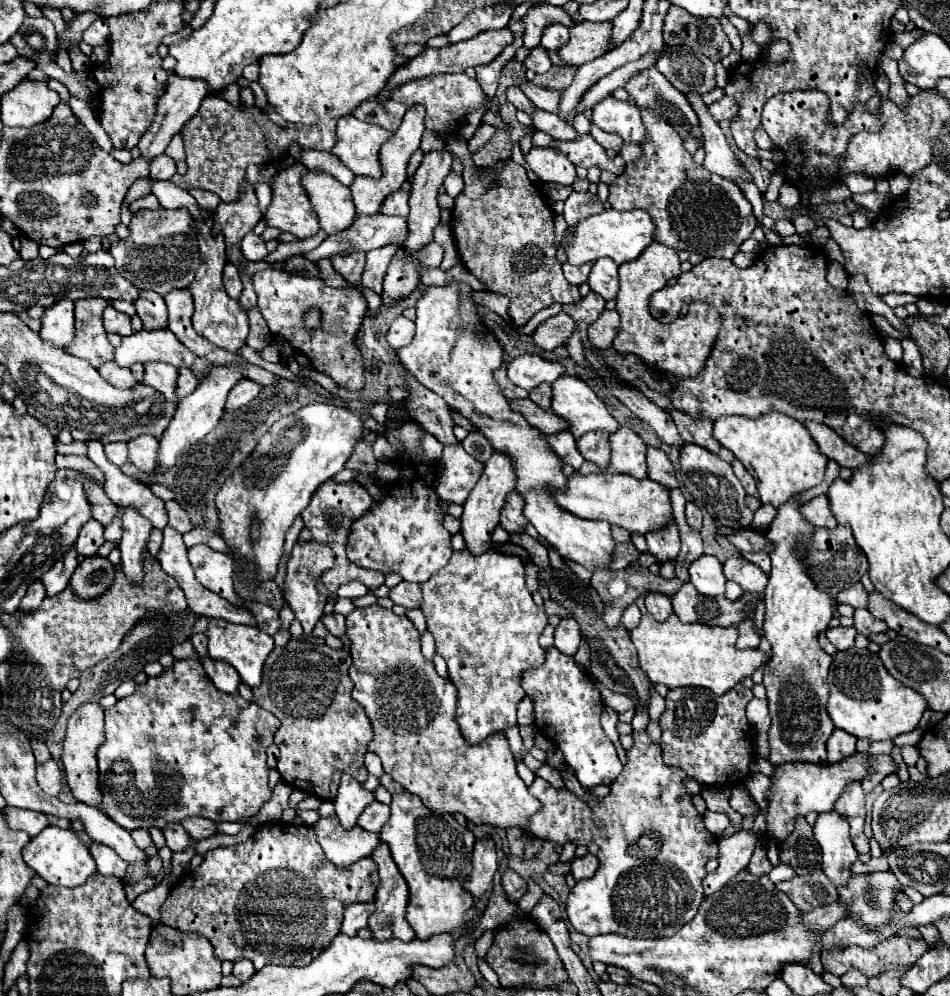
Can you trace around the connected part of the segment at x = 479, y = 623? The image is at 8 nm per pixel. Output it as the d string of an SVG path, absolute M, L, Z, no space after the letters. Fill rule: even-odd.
M468 550L452 552L450 562L448 562L440 572L432 574L430 580L426 580L426 582L422 584L422 612L424 612L426 620L428 620L428 632L430 632L430 634L434 636L434 640L436 640L436 652L446 660L448 672L450 672L450 680L452 680L452 684L454 684L456 690L458 690L456 722L458 722L458 726L460 726L460 732L462 732L464 740L466 740L468 744L478 744L478 742L482 742L486 736L490 736L490 734L494 734L494 732L506 732L508 728L518 726L518 722L516 722L516 708L518 708L518 702L526 696L526 692L524 692L520 680L522 680L522 674L524 674L528 668L538 668L538 666L544 664L546 650L538 644L538 638L540 638L544 626L548 624L548 616L544 614L544 610L536 608L536 604L534 604L534 600L532 600L532 594L530 594L528 588L526 588L526 574L524 574L524 564L520 562L520 558L516 558L516 556L506 556L506 554L498 552L498 550L488 550L488 552L480 554L480 556L474 556L474 554L470 554Z

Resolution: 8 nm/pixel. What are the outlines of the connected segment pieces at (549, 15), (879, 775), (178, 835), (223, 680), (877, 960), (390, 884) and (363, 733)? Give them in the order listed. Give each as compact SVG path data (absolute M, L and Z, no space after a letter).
M538 4L532 6L526 16L522 18L526 30L524 30L524 46L526 48L536 48L542 36L542 30L552 24L552 22L560 22L564 26L572 26L574 22L570 20L570 16L560 8L560 6L552 6L552 4Z
M880 754L880 756L876 756L874 760L872 760L872 774L862 782L862 790L866 792L866 794L870 794L888 774L892 774L892 772L896 772L896 762L888 756L888 754Z
M168 824L164 828L164 836L166 836L166 846L172 852L184 852L192 844L192 838L186 834L184 826L180 824Z
M204 658L202 666L220 692L224 692L224 694L238 692L238 686L242 680L240 680L240 674L232 666L224 664L222 660L212 660L212 658Z
M894 936L890 940L880 942L876 948L838 948L832 952L824 952L822 964L832 974L846 974L850 968L860 968L868 976L878 976L886 970L902 970L910 968L924 952L928 944L924 940L910 940L904 936Z
M382 842L378 846L378 850L372 854L372 860L378 864L378 872L380 872L380 886L378 886L378 892L376 892L376 900L374 900L374 912L368 920L368 926L374 934L374 938L380 938L380 940L386 940L386 938L398 938L398 940L404 940L404 942L410 942L416 938L416 934L412 932L412 926L408 926L406 922L406 906L408 906L408 896L410 896L410 890L406 886L406 880L402 878L402 874L398 872L392 856L390 856L390 850L388 846Z
M304 636L300 640L290 640L284 648L274 648L264 662L264 676L260 688L254 688L254 702L264 710L270 710L280 718L280 728L276 730L274 744L280 748L280 760L276 770L282 780L304 794L318 796L322 800L330 800L330 784L334 772L348 772L358 782L364 782L368 770L364 768L364 754L368 750L368 742L374 736L372 724L360 704L352 700L352 682L348 676L348 668L352 658L346 650L330 650L322 638Z

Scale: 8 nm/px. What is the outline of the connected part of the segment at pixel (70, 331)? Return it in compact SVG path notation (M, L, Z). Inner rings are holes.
M70 299L55 302L46 310L40 338L58 348L66 348L74 340L74 302Z

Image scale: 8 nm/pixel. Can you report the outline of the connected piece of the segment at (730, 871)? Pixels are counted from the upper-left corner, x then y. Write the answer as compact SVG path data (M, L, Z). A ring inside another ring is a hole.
M740 830L738 834L722 838L718 842L718 850L720 850L718 868L714 874L708 874L704 878L706 896L720 890L730 878L734 878L740 870L744 870L748 866L756 842L758 842L758 836L748 830Z

